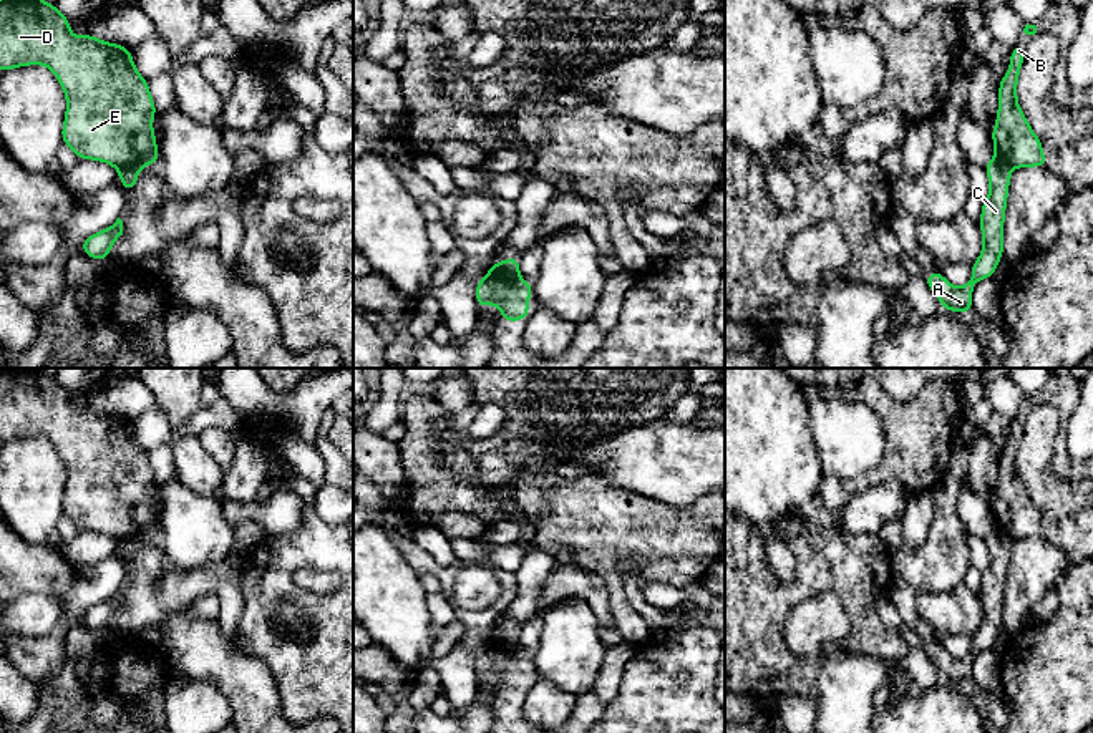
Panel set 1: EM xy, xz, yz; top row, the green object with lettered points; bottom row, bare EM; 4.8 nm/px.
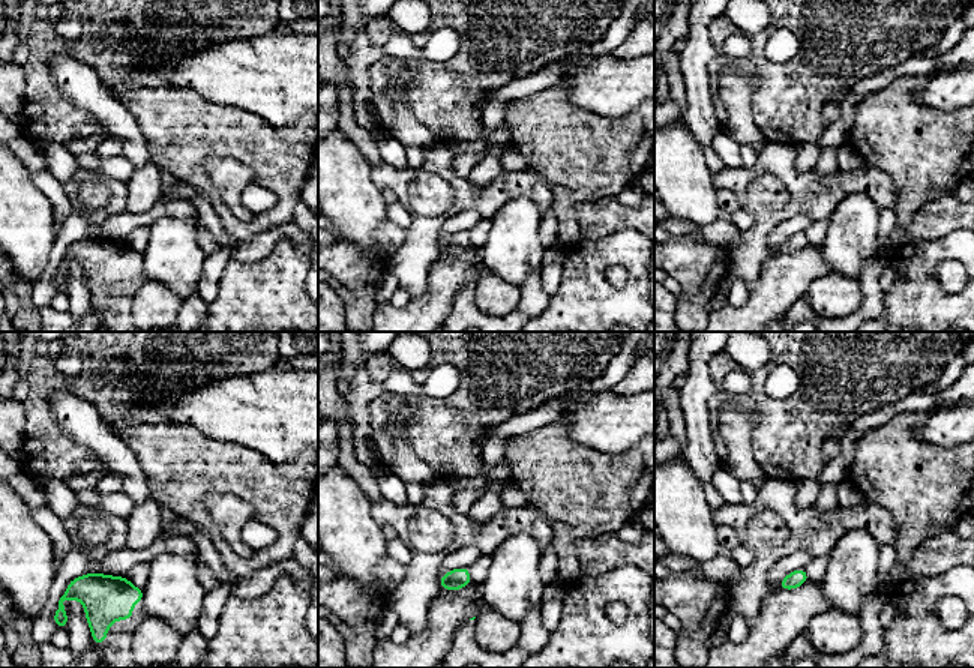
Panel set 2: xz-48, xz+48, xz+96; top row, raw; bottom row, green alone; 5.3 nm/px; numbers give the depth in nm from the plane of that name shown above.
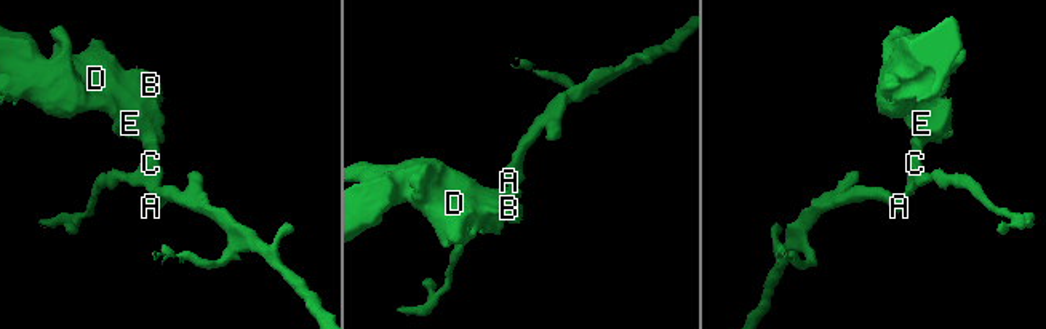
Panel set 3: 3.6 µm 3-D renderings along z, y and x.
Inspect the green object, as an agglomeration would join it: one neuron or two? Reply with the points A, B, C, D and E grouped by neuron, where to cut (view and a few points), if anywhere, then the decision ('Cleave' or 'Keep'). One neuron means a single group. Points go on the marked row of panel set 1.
Groups: A C / B D E. Split along xz (490, 271), (503, 277), (518, 279). Cleave

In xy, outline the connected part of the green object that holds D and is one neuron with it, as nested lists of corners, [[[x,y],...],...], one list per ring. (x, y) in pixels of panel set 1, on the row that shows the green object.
[[[0,0],[0,68],[45,65],[58,78],[66,95],[66,114],[61,129],[63,144],[80,159],[103,161],[116,169],[154,166],[159,159],[151,119],[158,116],[153,96],[128,46],[98,40],[86,32],[76,38],[70,18],[55,3],[41,0]]]

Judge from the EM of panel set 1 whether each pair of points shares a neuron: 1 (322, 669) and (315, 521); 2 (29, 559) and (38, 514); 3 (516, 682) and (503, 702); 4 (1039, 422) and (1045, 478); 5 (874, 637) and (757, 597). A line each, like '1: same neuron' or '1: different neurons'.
1: same neuron
2: different neurons
3: same neuron
4: same neuron
5: same neuron

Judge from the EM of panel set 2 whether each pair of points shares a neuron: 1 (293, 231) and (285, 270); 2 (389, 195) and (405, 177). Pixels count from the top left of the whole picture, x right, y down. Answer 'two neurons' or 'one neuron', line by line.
1: two neurons
2: two neurons

